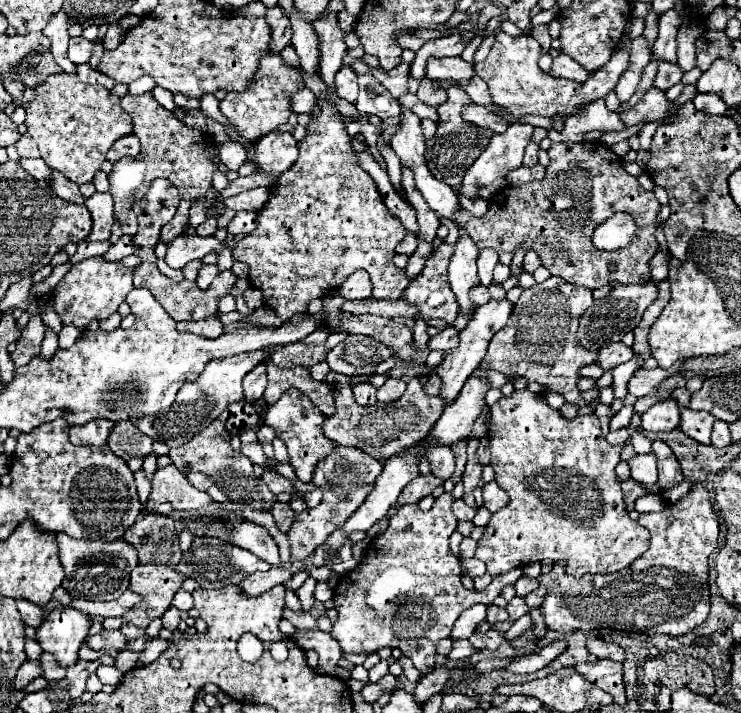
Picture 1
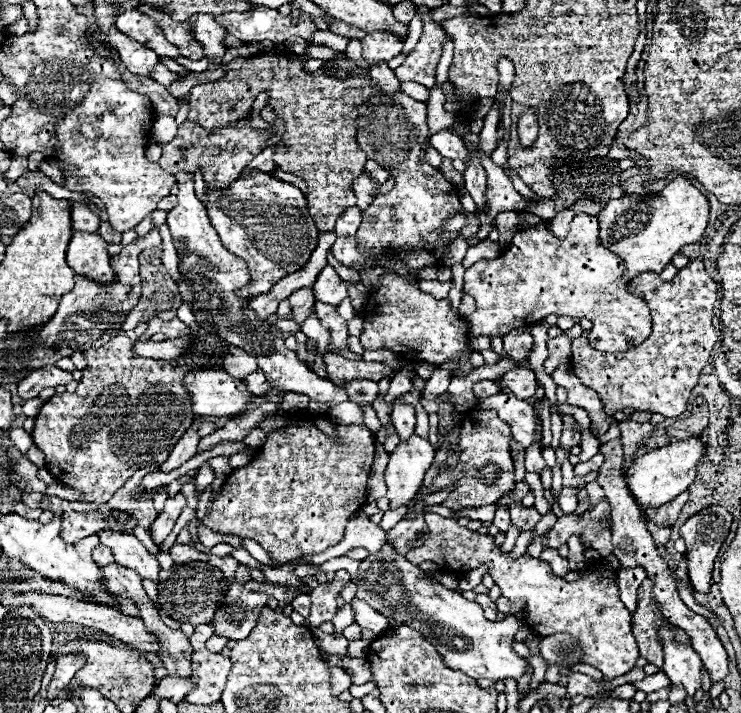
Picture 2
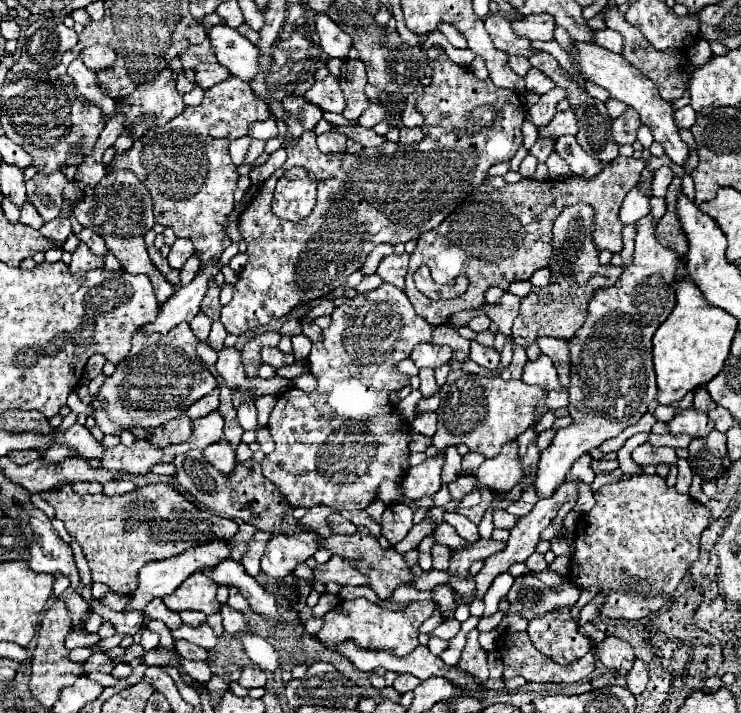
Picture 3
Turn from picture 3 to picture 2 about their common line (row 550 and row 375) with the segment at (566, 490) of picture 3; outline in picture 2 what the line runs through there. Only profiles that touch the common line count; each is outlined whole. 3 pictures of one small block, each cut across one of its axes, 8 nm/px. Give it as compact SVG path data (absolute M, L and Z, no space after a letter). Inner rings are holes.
M524 366L508 370L506 374L502 374L494 382L500 390L506 390L506 392L514 394L516 398L522 398L522 400L532 398L536 394L536 388L538 388L534 372L530 368L524 368Z

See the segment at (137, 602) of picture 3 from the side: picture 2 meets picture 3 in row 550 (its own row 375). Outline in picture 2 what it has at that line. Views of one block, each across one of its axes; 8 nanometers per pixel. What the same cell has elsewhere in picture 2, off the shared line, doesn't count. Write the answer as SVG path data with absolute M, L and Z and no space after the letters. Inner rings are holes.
M194 368L184 376L184 388L198 416L238 416L252 400L246 386L222 368Z

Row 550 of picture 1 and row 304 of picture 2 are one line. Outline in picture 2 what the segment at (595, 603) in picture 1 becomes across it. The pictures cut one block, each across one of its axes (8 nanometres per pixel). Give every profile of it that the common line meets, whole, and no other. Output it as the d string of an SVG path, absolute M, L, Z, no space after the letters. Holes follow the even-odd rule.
M690 260L678 274L664 282L654 272L644 272L630 282L630 292L646 300L652 314L652 334L646 342L626 352L598 352L582 336L572 339L572 372L586 388L598 392L604 410L612 416L626 406L650 410L666 418L678 418L688 406L690 390L716 344L712 308L718 298L718 284L704 270L702 260Z

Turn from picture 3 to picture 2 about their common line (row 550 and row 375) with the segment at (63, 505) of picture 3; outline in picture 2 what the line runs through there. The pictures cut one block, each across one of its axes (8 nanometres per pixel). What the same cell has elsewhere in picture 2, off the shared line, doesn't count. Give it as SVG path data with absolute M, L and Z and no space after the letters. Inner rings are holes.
M200 328L200 332L202 334L190 332L194 338L192 356L180 360L140 358L134 354L134 342L126 336L116 336L104 346L84 352L88 368L82 370L84 376L78 382L76 392L62 392L44 402L32 430L34 444L46 454L46 468L62 486L78 490L84 502L104 504L136 470L144 466L162 466L168 460L170 450L196 418L182 384L184 374L194 366L220 368L224 364L226 342L220 342L216 334L204 332L204 328Z

